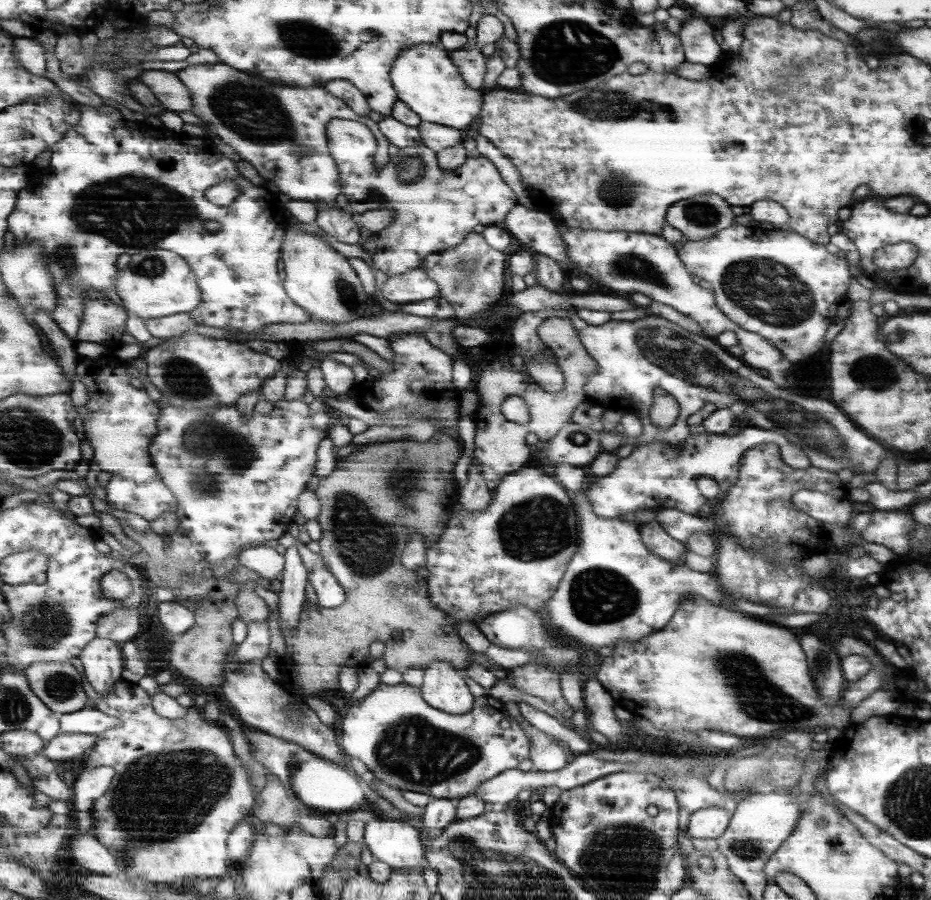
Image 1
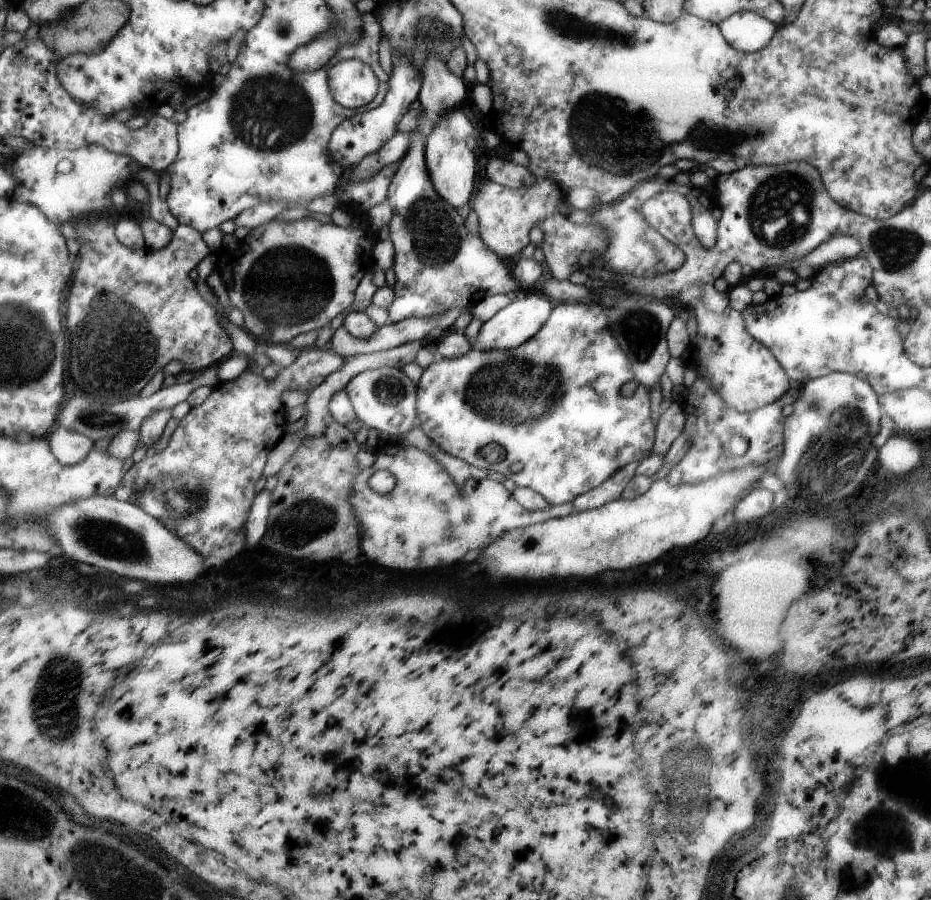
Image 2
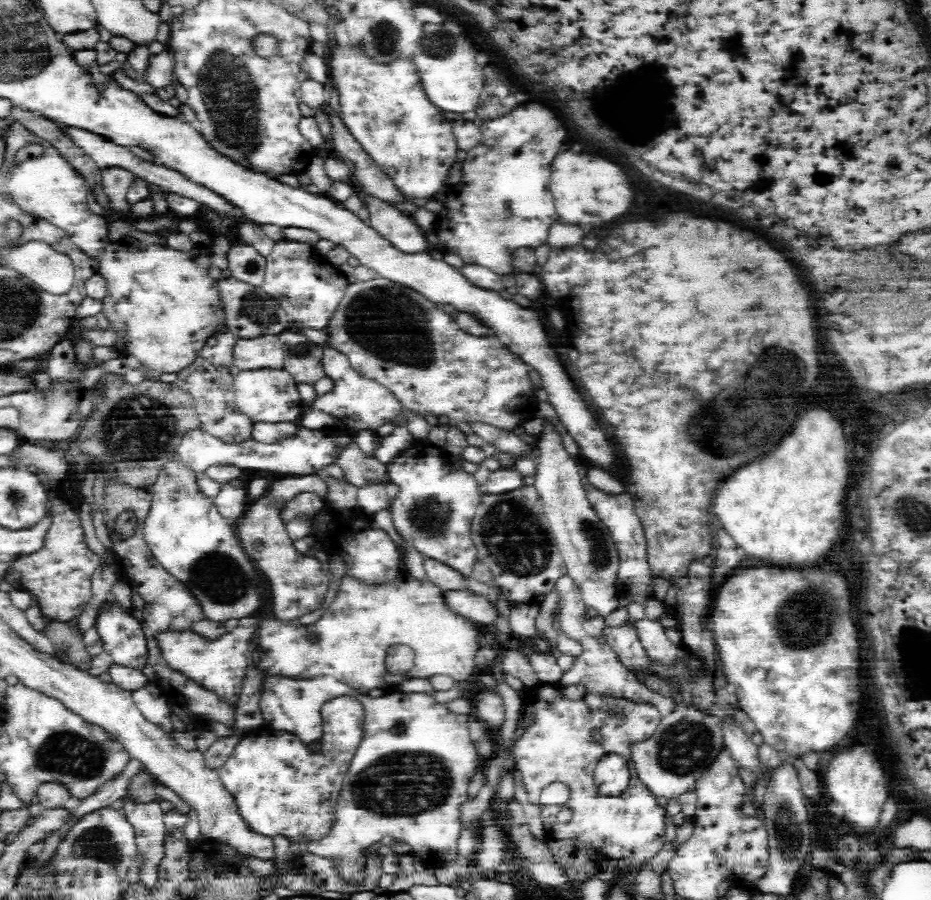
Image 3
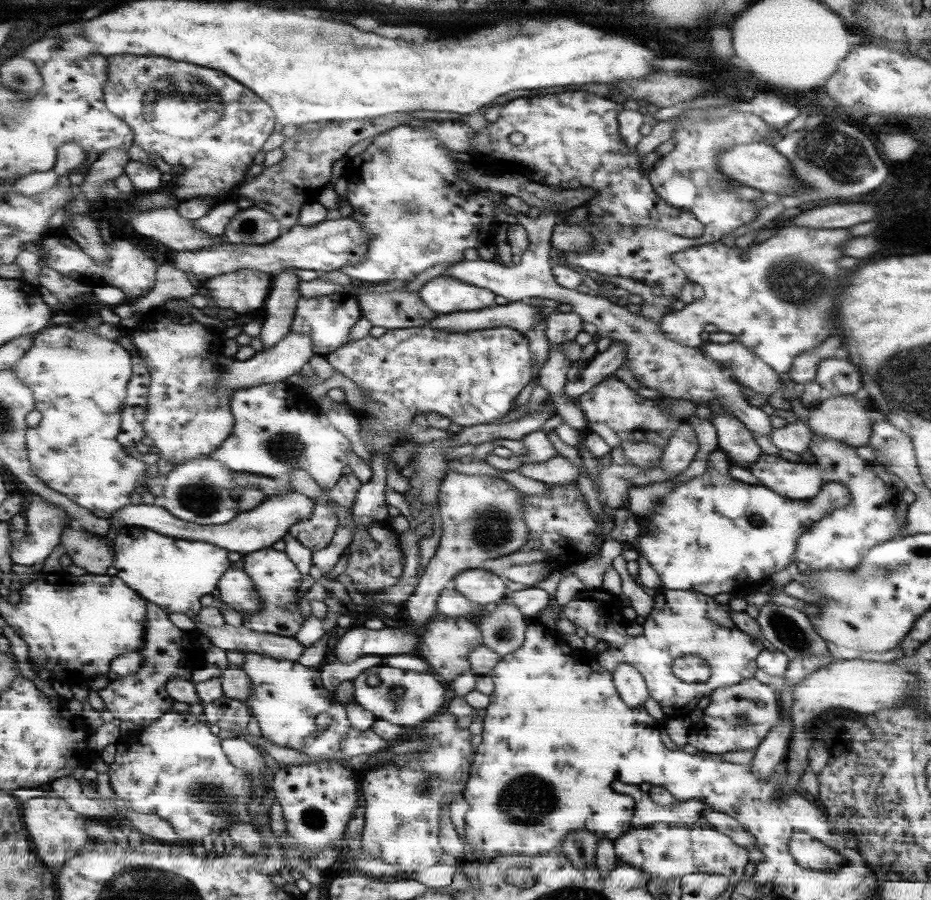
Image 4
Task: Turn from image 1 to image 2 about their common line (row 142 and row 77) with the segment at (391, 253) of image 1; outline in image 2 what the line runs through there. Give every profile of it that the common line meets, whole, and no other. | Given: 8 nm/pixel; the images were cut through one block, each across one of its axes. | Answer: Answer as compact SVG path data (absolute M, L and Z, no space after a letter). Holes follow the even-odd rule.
M359 58L343 60L329 70L331 90L345 108L361 110L379 94L379 76L369 62Z

